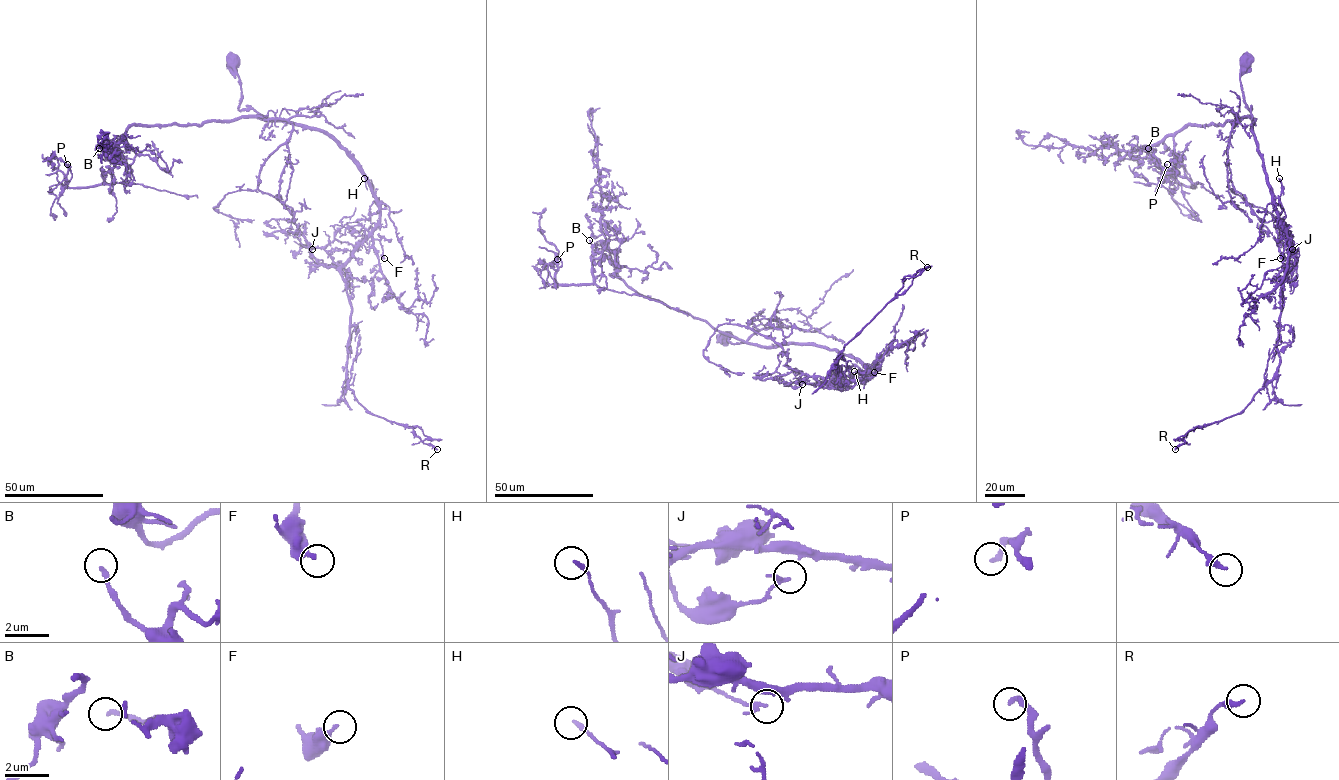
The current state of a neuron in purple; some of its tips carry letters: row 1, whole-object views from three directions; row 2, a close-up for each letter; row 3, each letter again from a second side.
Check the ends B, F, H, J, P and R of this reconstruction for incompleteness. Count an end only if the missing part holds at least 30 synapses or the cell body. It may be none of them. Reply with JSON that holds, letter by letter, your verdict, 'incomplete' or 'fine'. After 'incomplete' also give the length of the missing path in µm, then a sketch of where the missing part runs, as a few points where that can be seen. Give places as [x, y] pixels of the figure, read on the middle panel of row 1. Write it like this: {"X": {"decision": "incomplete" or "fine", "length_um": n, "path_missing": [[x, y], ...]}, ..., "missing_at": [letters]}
{"B": {"decision": "fine"}, "F": {"decision": "fine"}, "H": {"decision": "fine"}, "J": {"decision": "fine"}, "P": {"decision": "fine"}, "R": {"decision": "fine"}, "missing_at": []}

